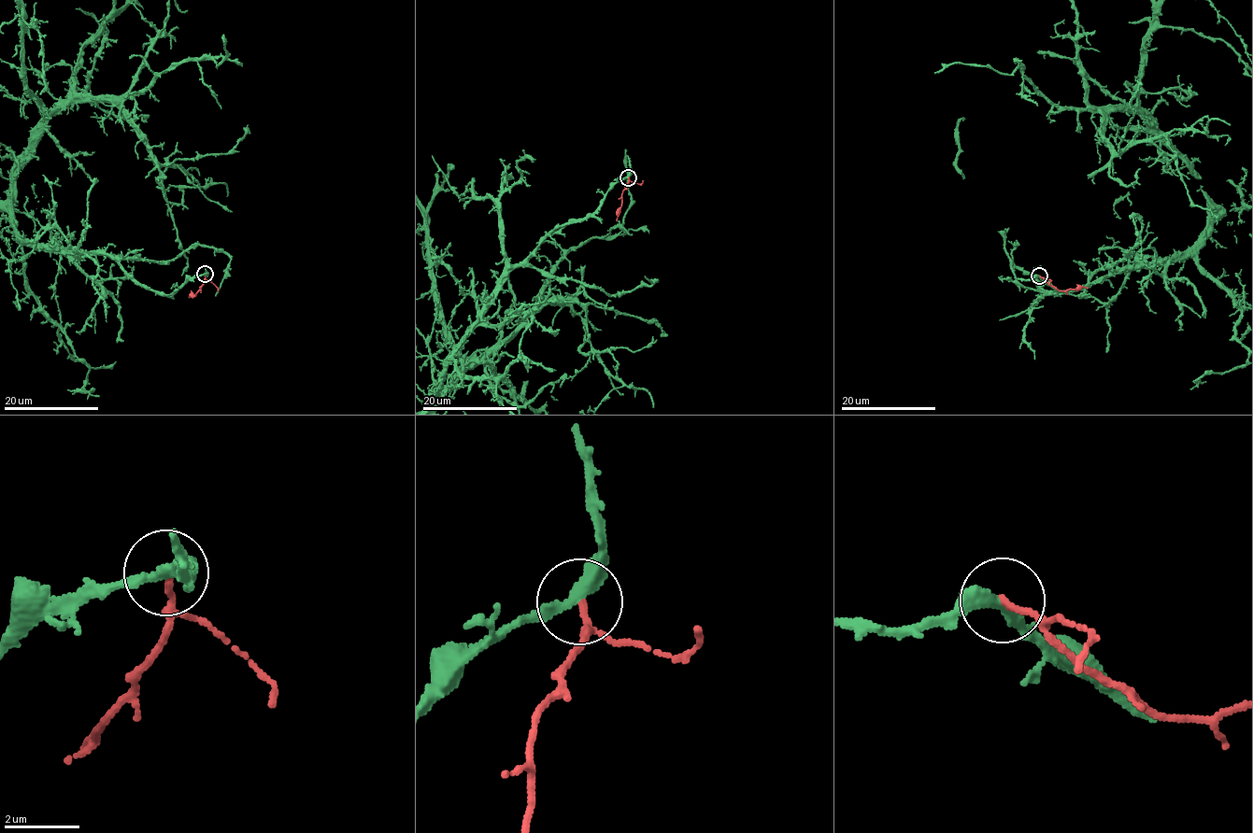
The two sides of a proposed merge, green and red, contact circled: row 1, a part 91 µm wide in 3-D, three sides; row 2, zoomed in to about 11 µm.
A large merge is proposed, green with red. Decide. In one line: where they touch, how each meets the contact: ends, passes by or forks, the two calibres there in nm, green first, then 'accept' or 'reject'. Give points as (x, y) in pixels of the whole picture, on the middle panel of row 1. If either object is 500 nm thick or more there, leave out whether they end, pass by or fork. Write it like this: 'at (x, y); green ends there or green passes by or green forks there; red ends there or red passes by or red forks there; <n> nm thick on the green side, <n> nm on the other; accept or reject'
at (628, 177); green passes by; red ends there; 320 nm thick on the green side, 170 nm on the other; reject

